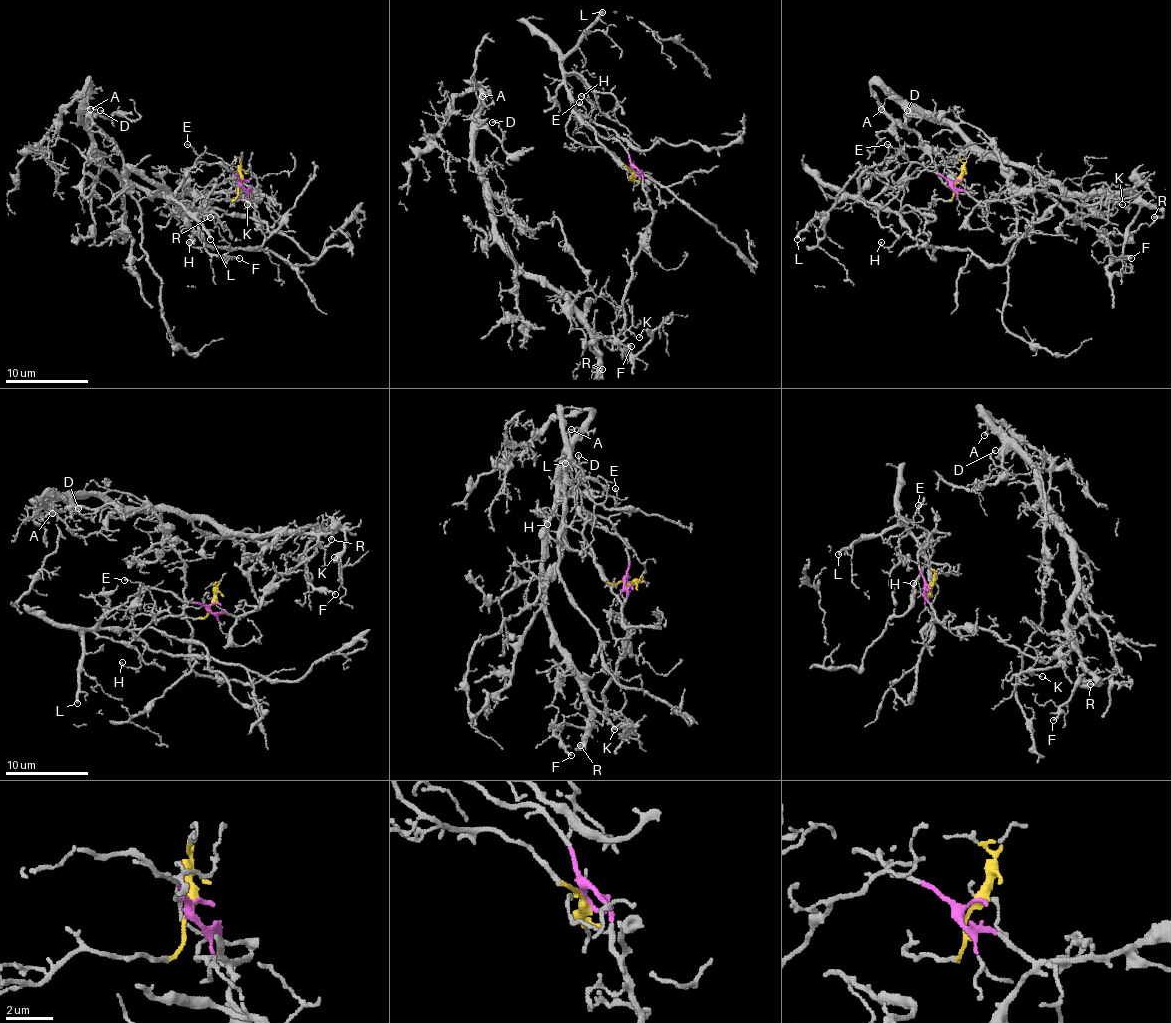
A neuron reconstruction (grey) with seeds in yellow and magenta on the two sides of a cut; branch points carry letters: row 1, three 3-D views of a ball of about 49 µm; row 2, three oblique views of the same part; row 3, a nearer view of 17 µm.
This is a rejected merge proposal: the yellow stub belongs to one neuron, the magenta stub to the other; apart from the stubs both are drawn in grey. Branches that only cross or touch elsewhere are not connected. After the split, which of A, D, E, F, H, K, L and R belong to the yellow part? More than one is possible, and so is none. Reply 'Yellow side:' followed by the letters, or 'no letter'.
Yellow side: E, H, L

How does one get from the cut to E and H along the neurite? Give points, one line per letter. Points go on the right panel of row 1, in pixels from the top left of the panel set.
E: (957, 181), (949, 200), (933, 198), (928, 208), (881, 210), (862, 198), (860, 177), (899, 152), (887, 144)
H: (957, 181), (949, 200), (933, 198), (928, 208), (899, 212), (910, 229), (891, 245), (883, 247), (881, 241)

